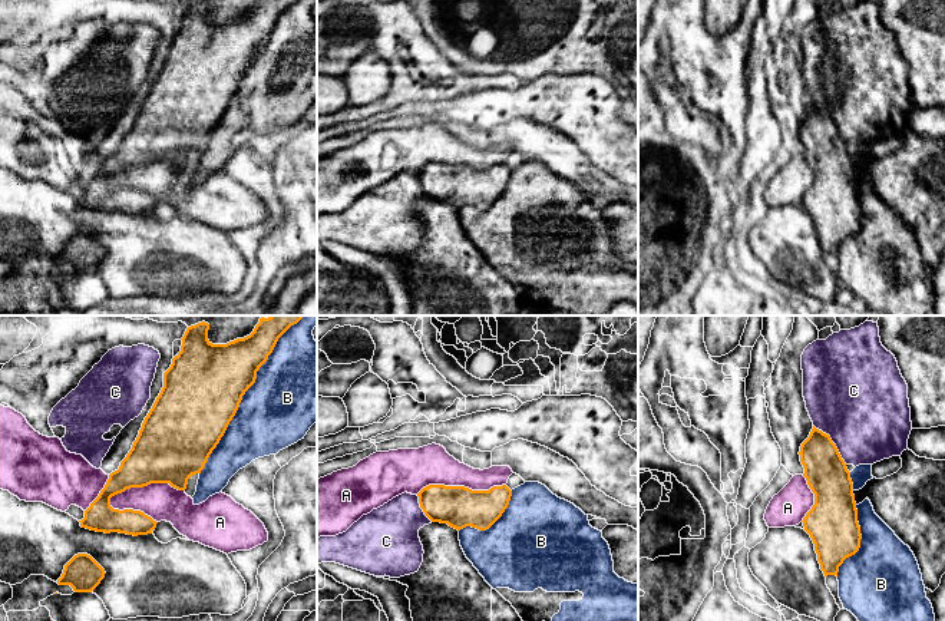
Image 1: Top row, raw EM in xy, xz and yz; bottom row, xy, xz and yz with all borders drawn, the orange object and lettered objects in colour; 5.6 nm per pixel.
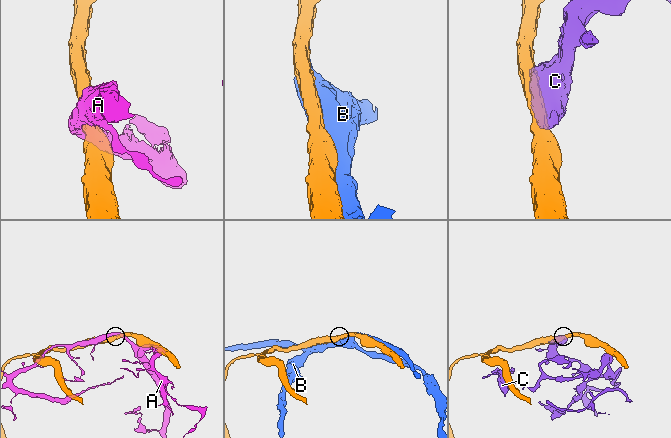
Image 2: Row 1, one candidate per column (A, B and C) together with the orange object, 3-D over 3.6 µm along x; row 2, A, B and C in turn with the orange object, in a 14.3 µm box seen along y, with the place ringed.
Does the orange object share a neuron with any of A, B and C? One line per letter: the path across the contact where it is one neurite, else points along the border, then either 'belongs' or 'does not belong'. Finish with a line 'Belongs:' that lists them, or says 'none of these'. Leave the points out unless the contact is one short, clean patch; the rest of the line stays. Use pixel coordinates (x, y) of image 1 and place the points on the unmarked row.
A: does not belong
B: does not belong
C: does not belong
Belongs: none of these

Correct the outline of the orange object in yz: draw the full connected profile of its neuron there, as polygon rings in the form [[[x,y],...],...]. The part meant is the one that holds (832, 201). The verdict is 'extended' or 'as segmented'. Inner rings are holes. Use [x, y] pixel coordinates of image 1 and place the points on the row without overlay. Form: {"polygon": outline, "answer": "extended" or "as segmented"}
{"polygon": [[[815,105],[799,133],[815,172],[815,184],[802,201],[825,255],[837,255],[839,245],[859,229],[862,218],[850,151],[830,115]]], "answer": "as segmented"}

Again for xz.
{"polygon": [[[429,163],[417,175],[420,186],[432,201],[447,202],[457,209],[466,205],[486,209],[508,186],[512,169],[506,163],[489,169]]], "answer": "as segmented"}

